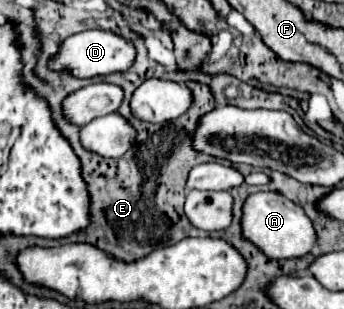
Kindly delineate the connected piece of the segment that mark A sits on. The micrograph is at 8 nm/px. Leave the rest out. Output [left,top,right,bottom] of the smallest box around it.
[242,193,318,259]

